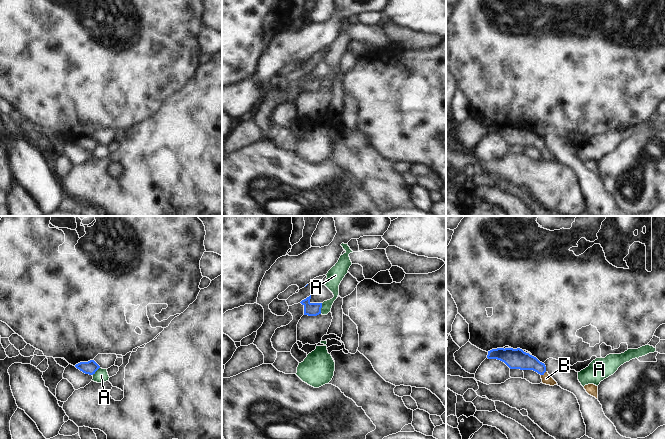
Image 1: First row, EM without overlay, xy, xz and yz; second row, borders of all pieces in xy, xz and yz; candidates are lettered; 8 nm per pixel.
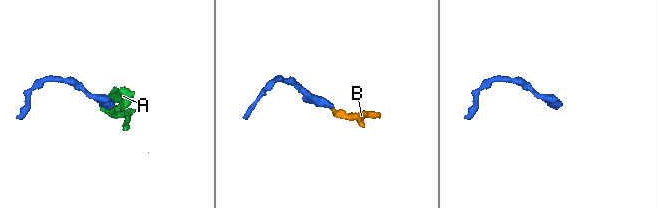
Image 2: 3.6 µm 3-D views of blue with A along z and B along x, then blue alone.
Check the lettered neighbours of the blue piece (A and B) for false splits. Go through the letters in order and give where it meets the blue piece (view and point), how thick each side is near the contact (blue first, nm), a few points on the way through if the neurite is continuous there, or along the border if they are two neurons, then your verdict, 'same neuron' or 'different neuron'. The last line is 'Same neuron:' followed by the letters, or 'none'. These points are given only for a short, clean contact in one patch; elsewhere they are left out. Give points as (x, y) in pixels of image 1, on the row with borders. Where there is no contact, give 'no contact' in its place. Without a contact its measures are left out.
A: meets blue in xz at (321, 307); 110 nm thick on the blue side, 120 nm on the other; border along xz (322, 303), (320, 313); different neuron
B: meets blue in yz at (543, 373); 160 nm thick on the blue side, 80 nm on the other; runs through yz (516, 358), (533, 363), (543, 373), (546, 378); same neuron
Same neuron: B

